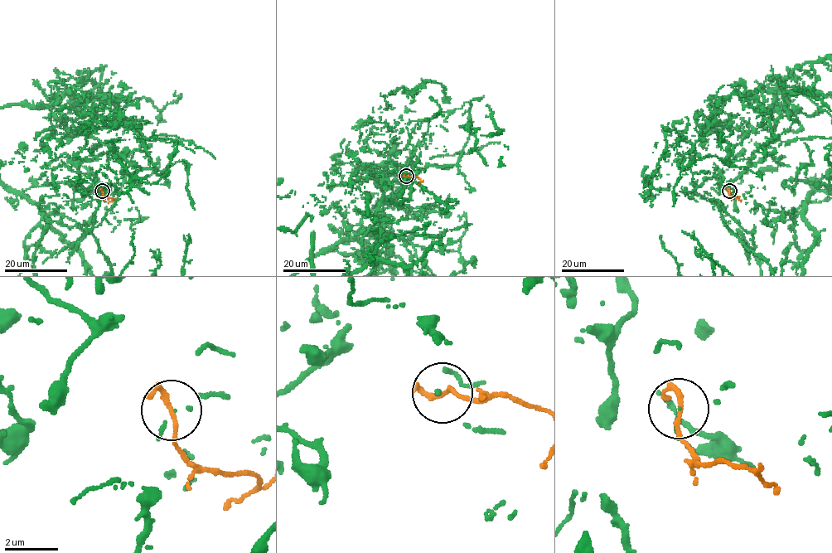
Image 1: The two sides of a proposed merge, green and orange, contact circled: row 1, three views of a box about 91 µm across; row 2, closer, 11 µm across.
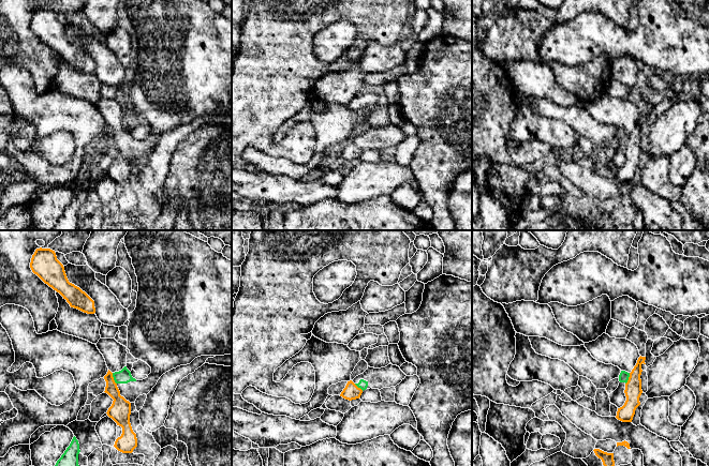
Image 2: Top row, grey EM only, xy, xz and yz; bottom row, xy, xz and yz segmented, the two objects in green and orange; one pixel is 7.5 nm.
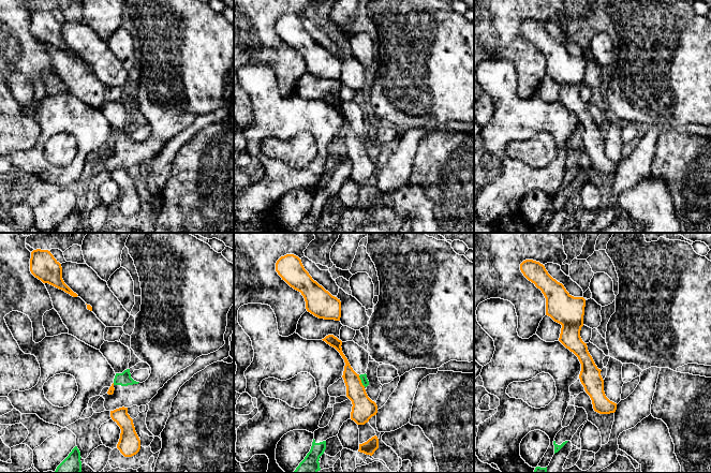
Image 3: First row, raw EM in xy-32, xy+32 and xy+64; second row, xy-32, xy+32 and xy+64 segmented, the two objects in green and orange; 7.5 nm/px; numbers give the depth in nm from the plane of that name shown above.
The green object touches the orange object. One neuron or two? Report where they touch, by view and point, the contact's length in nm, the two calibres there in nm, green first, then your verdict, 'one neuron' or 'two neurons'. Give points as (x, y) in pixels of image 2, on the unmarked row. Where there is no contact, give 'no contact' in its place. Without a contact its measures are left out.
meets green in xy at (114, 138); contact 90 nm long; 110 nm thick on the green side, 160 nm on the other; two neurons

